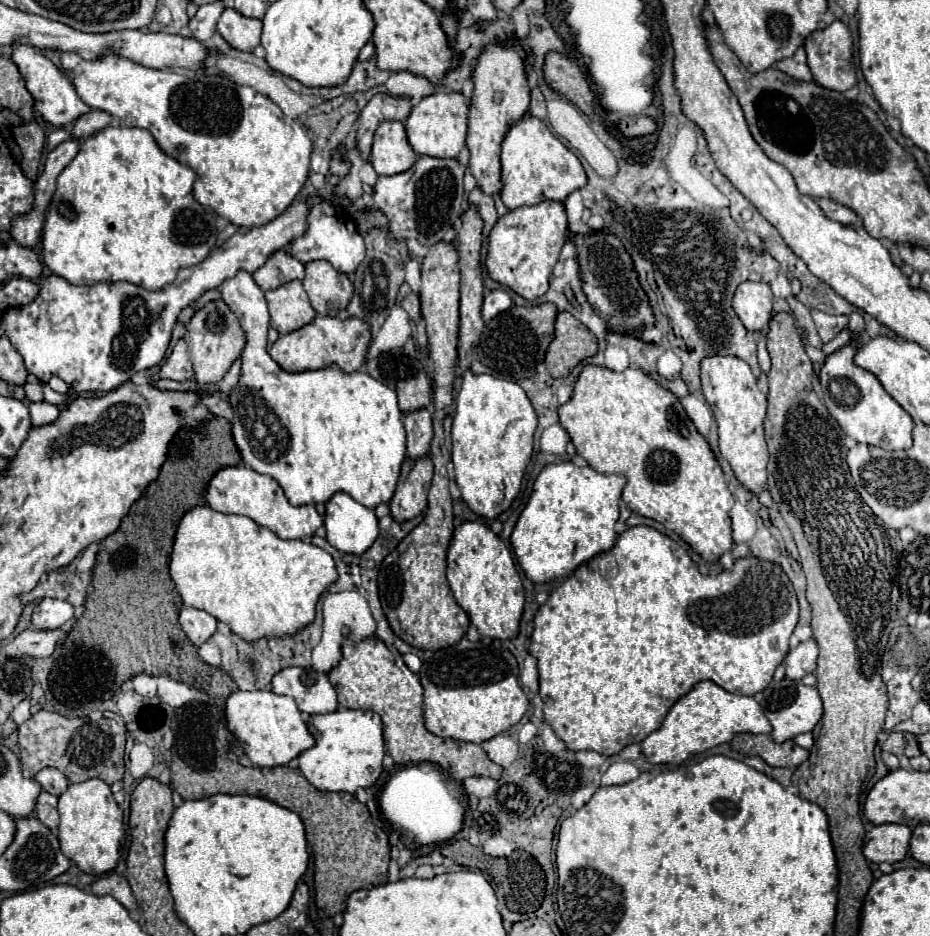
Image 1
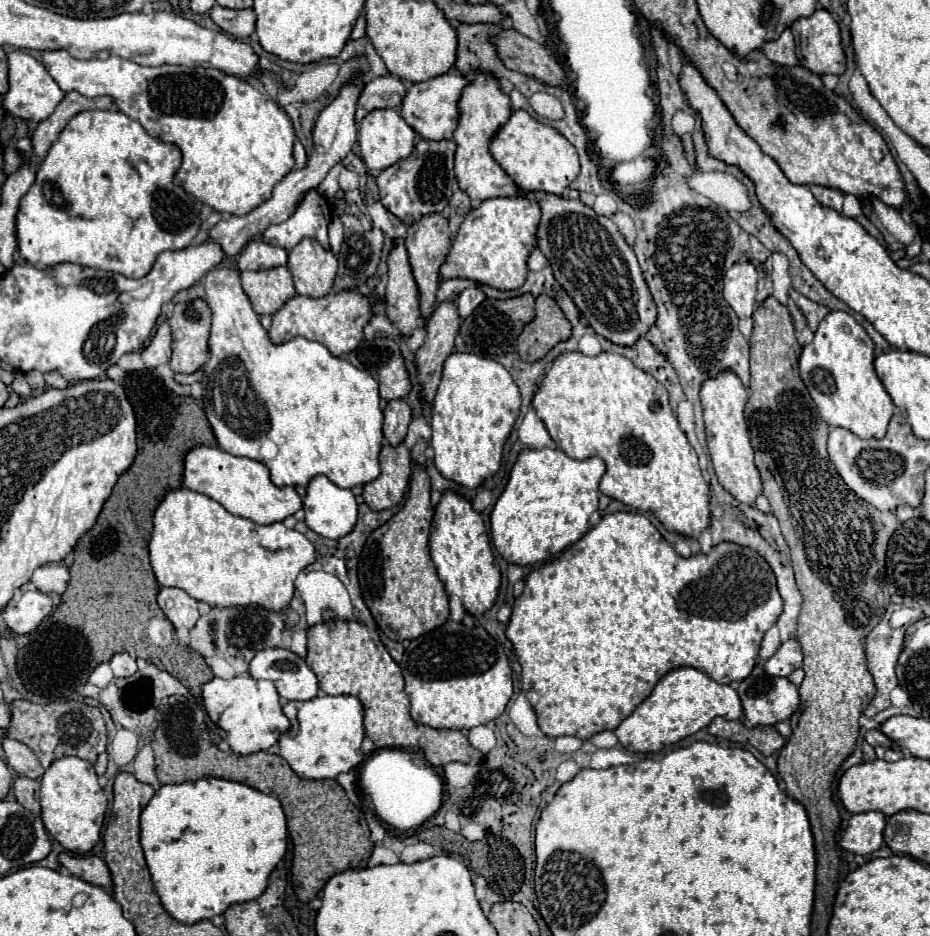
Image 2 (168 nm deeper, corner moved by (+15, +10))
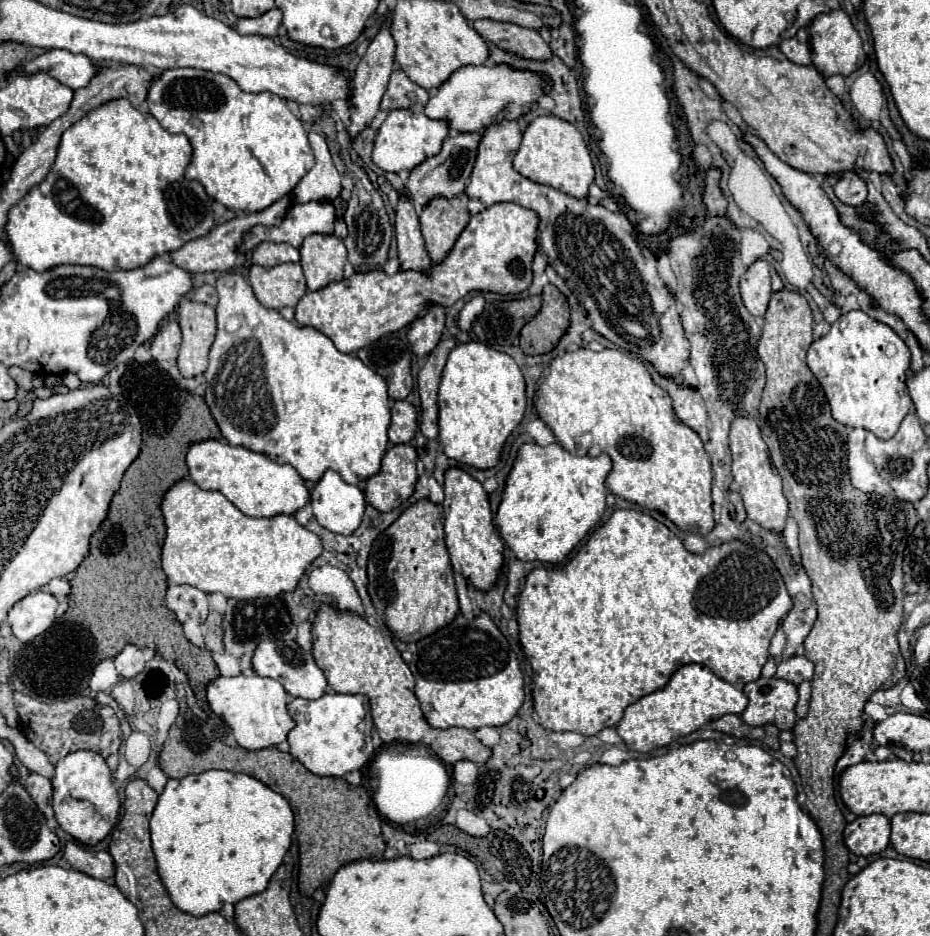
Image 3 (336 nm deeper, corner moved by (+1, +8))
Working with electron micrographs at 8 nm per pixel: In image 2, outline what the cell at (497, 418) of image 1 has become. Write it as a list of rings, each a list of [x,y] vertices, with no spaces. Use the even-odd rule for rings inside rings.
[[[451,353],[443,365],[443,377],[431,409],[431,427],[433,427],[431,447],[435,451],[435,465],[439,473],[445,479],[467,489],[477,489],[479,485],[483,485],[485,479],[493,477],[501,467],[503,445],[519,415],[519,407],[521,407],[519,389],[503,365],[495,363],[493,359],[477,357],[473,353]]]

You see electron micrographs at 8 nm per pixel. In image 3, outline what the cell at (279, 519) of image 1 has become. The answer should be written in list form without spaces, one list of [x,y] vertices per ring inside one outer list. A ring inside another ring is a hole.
[[[205,439],[199,443],[193,443],[187,453],[187,467],[189,477],[207,491],[219,491],[223,493],[241,513],[249,517],[273,517],[279,513],[293,515],[297,509],[309,503],[309,491],[301,479],[301,475],[291,465],[281,465],[269,459],[265,453],[255,453],[245,447],[233,447],[225,439]]]

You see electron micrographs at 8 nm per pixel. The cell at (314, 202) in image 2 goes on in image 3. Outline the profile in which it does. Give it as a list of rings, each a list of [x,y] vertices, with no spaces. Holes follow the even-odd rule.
[[[293,203],[289,205],[281,225],[277,227],[265,227],[265,225],[253,225],[249,231],[243,233],[243,241],[237,245],[239,253],[253,251],[261,241],[273,241],[273,243],[289,243],[293,247],[301,247],[303,239],[313,233],[333,233],[333,221],[335,221],[335,209],[331,203]]]

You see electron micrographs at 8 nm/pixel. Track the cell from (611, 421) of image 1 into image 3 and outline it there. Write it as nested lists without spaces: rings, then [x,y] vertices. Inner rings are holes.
[[[577,349],[555,357],[549,375],[541,381],[535,409],[543,423],[555,433],[557,443],[573,455],[607,453],[613,461],[613,481],[605,481],[609,493],[633,501],[645,509],[661,511],[681,531],[707,535],[713,529],[711,501],[711,461],[703,443],[691,427],[683,427],[671,411],[671,397],[653,383],[647,367],[617,349]]]

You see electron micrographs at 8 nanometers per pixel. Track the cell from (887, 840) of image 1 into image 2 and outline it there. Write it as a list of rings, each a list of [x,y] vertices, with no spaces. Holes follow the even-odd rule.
[[[879,811],[853,815],[839,845],[845,851],[851,851],[855,855],[869,855],[883,845],[885,823],[887,823],[887,817]]]

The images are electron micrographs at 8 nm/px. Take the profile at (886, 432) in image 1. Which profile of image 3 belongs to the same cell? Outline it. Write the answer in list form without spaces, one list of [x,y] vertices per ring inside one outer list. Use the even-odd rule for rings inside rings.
[[[849,311],[841,315],[831,325],[831,331],[827,335],[823,335],[821,339],[815,339],[807,349],[807,365],[817,377],[817,381],[821,383],[833,417],[847,427],[863,427],[867,431],[873,431],[879,439],[891,439],[897,433],[903,417],[913,407],[913,401],[909,397],[909,389],[905,383],[907,371],[911,367],[909,347],[889,325],[875,321],[863,311]]]

